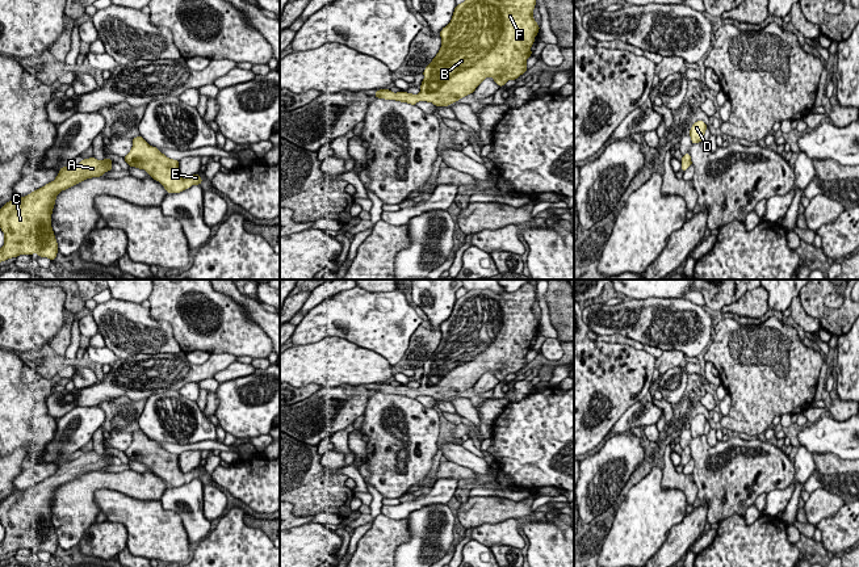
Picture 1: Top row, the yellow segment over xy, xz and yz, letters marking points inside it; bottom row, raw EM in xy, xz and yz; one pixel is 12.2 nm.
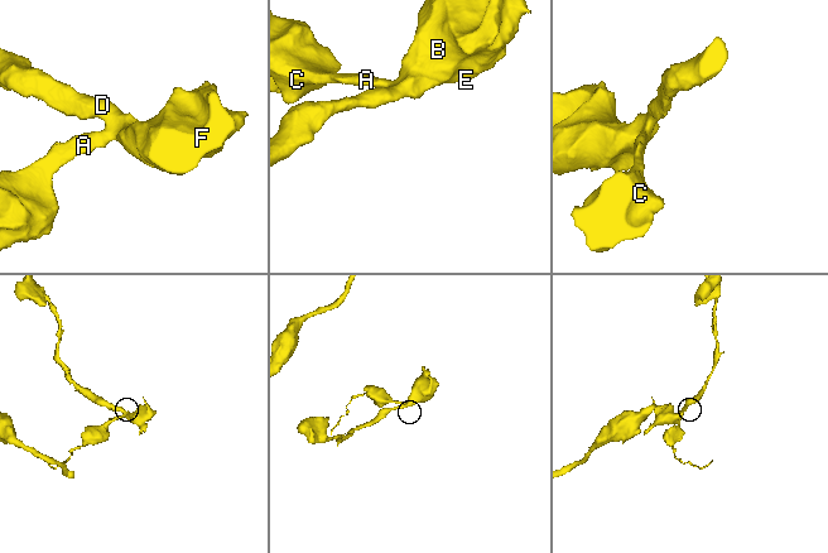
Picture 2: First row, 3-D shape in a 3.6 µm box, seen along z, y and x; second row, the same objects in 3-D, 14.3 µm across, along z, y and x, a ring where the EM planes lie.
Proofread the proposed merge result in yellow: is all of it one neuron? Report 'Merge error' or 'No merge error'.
No merge error

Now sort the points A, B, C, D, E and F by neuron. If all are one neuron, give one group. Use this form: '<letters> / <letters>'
A B C D E F

